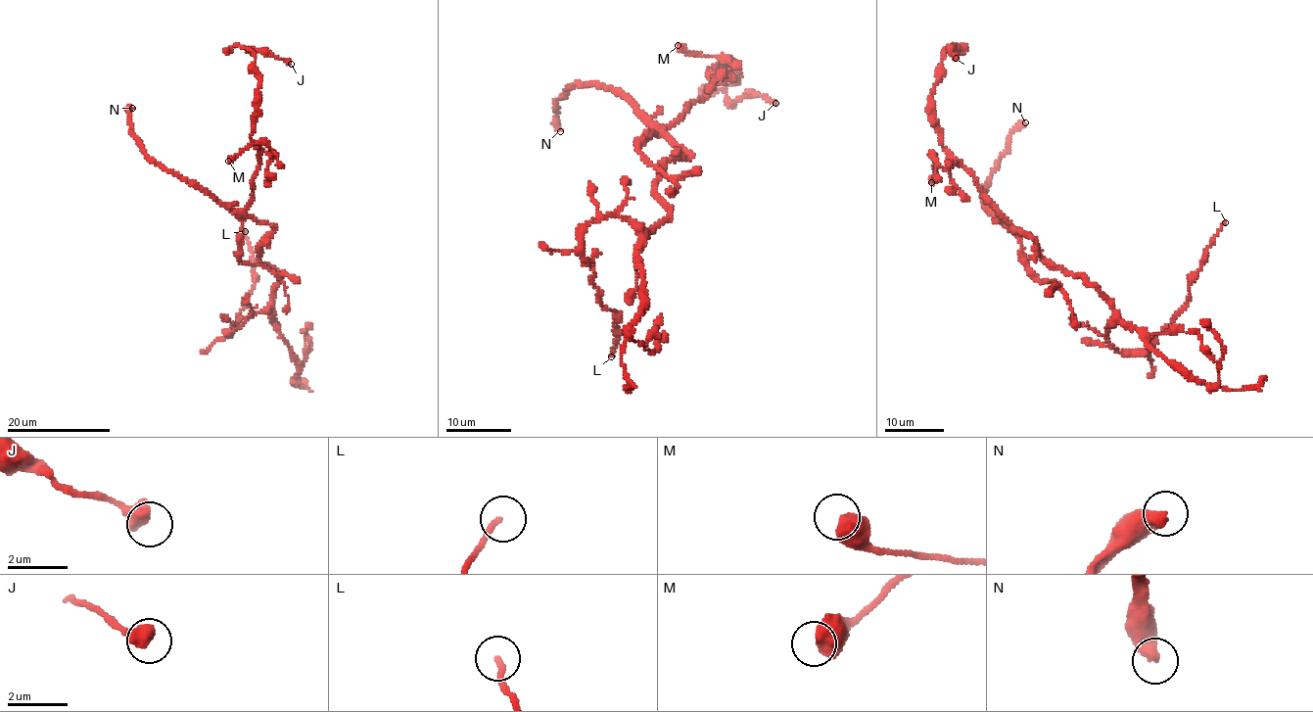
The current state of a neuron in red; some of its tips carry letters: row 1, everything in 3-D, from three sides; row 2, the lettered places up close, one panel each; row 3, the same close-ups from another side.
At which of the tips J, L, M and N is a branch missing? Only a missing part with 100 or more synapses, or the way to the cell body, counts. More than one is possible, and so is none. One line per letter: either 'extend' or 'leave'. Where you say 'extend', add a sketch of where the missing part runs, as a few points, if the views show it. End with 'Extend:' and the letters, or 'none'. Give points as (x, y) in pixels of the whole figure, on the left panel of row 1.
J: leave
L: leave
M: leave
N: extend
Extend: N

